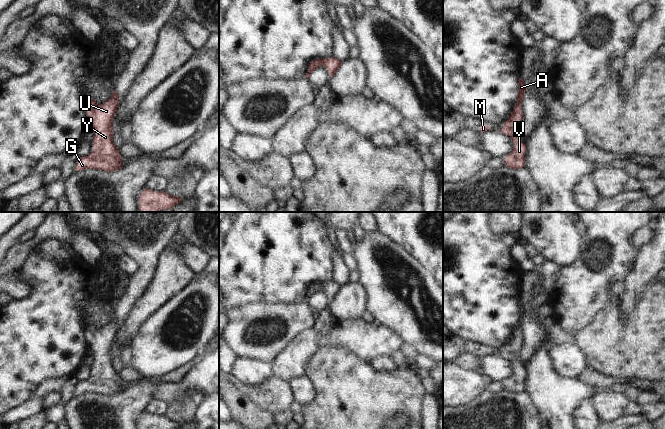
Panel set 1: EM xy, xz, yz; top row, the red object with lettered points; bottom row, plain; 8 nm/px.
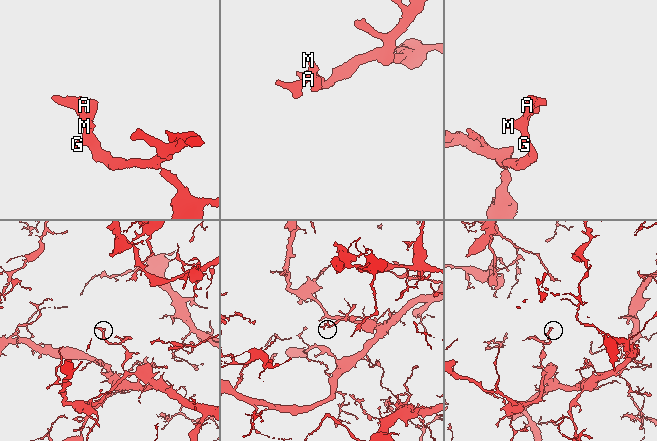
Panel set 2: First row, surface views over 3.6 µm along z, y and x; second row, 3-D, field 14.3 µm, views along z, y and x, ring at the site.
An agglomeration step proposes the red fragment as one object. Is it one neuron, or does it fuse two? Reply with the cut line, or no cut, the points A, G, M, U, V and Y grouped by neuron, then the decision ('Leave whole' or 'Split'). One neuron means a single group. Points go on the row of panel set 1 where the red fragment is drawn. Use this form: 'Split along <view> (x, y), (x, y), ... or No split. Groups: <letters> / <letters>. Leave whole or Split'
No split. Groups: A G M U V Y. Leave whole.

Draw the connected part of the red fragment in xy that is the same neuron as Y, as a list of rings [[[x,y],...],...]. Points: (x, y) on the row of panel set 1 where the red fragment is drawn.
[[[115,89],[112,97],[105,103],[98,105],[94,99],[87,104],[87,116],[93,127],[94,138],[92,152],[88,156],[80,157],[76,171],[100,169],[114,172],[124,167],[119,148],[113,142],[112,123],[117,111],[119,96]]]

